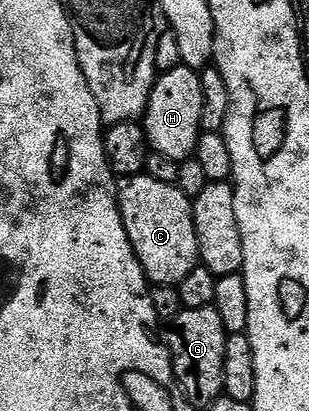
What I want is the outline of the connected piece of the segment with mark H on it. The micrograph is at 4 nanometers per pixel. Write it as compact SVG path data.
M179 65L163 72L152 84L148 107L142 116L142 126L148 134L148 146L155 154L165 155L177 161L193 158L196 142L200 140L202 121L201 72Z

